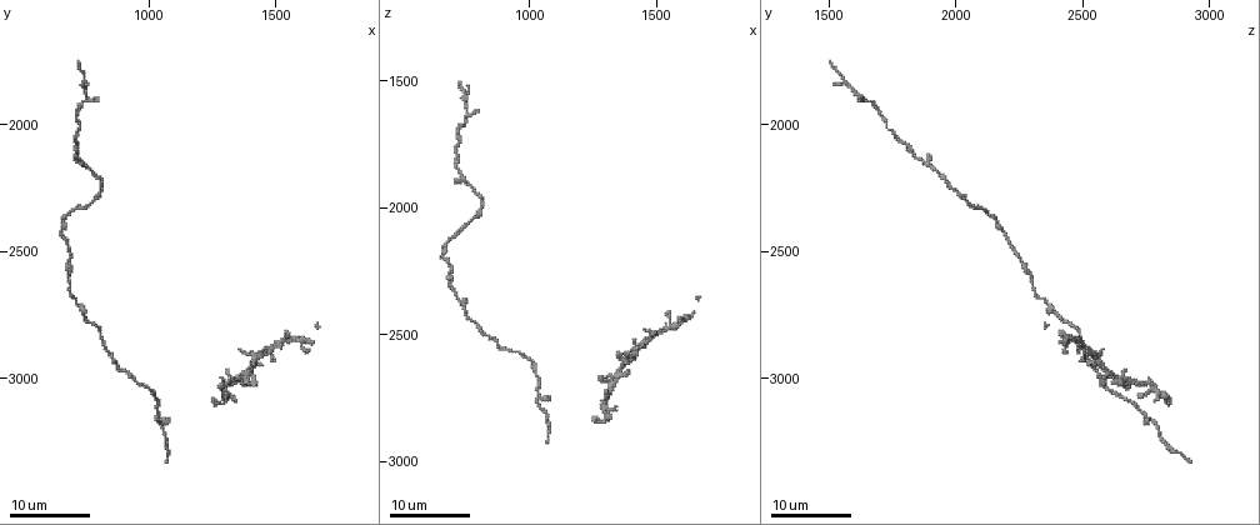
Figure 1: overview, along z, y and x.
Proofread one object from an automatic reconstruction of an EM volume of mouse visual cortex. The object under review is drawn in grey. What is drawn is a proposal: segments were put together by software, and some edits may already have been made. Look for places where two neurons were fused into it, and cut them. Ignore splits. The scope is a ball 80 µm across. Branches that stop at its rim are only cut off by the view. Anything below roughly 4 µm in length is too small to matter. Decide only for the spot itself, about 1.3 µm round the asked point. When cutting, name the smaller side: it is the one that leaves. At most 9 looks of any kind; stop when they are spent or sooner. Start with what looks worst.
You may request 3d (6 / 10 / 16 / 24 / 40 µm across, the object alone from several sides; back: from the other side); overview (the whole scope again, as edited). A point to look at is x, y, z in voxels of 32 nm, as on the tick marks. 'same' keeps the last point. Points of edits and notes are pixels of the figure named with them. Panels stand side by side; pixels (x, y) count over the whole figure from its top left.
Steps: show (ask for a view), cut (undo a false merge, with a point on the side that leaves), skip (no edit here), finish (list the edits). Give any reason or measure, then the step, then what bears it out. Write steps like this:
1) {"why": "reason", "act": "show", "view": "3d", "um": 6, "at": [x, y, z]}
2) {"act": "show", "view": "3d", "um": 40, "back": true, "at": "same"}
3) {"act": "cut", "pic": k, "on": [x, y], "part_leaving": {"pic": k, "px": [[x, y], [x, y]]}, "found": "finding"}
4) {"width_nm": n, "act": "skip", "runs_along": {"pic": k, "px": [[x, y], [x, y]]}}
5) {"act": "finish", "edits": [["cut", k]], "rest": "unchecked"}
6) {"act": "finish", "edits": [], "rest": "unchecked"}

{"why": "arms part here", "act": "show", "view": "3d", "um": 24, "at": [1050, 3170, 2750]}

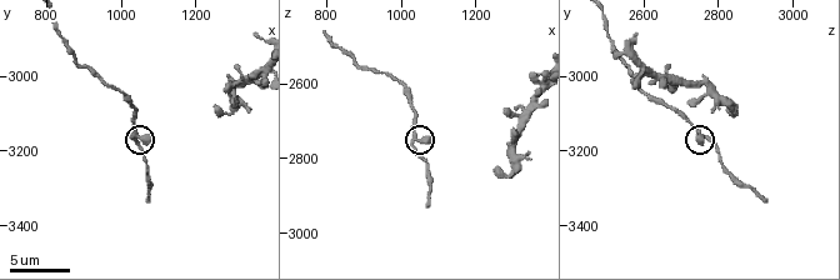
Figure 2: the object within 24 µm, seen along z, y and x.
{"why": "zoom in", "act": "show", "view": "3d", "um": 10, "at": [1040, 3160, 2750]}

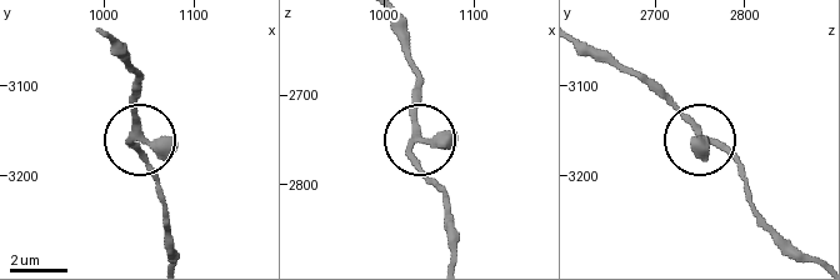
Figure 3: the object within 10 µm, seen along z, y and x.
{"act": "skip", "runs_along": {"pic": 3, "px": [[393, 26], [414, 70], [414, 155], [440, 189]]}, "found": "all the same neuron"}

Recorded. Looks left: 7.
{"act": "show", "view": "3d", "um": 16, "at": [800, 2800, 2470]}

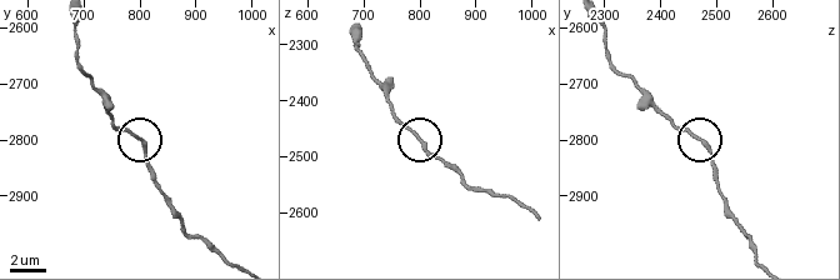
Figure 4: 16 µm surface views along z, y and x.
{"act": "show", "view": "3d", "um": 6, "at": [795, 2795, 2460]}

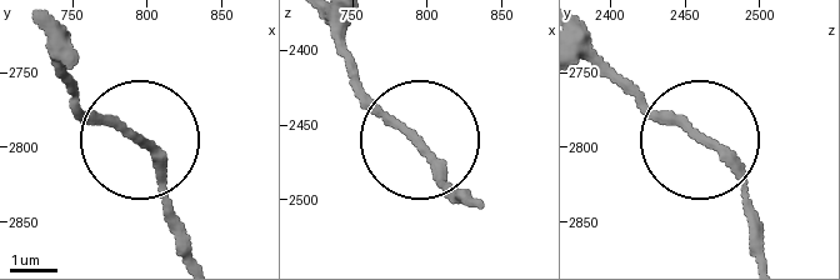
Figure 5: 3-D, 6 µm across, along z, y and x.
{"width_nm": 180, "act": "skip", "found": "all the same neuron"}

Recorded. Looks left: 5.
{"why": "sudden change in width", "act": "show", "view": "3d", "um": 16, "at": [680, 2600, 2290]}

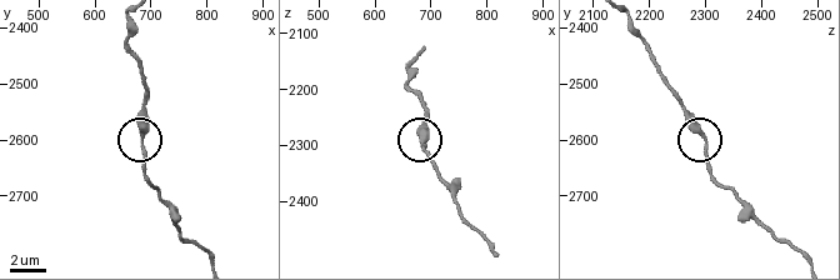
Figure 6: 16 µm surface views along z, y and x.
{"why": "closer look", "act": "show", "view": "3d", "um": 10, "at": [690, 2605, 2300]}

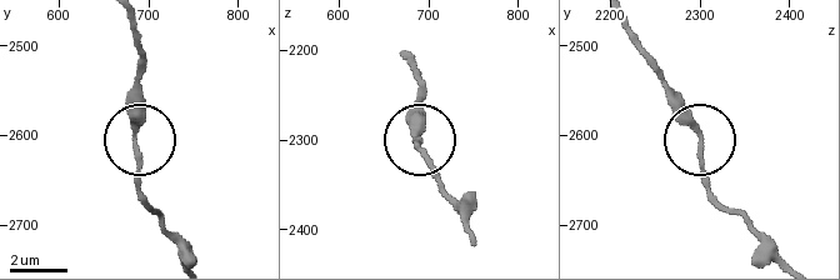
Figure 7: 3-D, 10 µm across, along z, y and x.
{"act": "skip", "runs_along": {"pic": 7, "px": [[781, 255], [718, 198], [694, 119], [663, 79]]}, "found": "continuous, no second neuron"}

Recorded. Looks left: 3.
{"why": "thick turns thin", "act": "show", "view": "3d", "um": 16, "at": [720, 2120, 1850]}

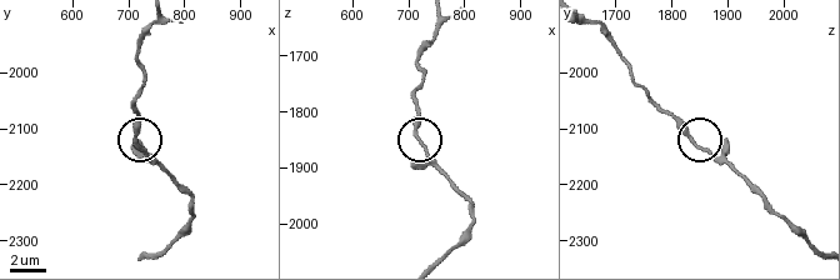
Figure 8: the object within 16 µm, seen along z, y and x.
{"why": "zoom in", "act": "show", "view": "3d", "um": 10, "at": [715, 2125, 1840]}

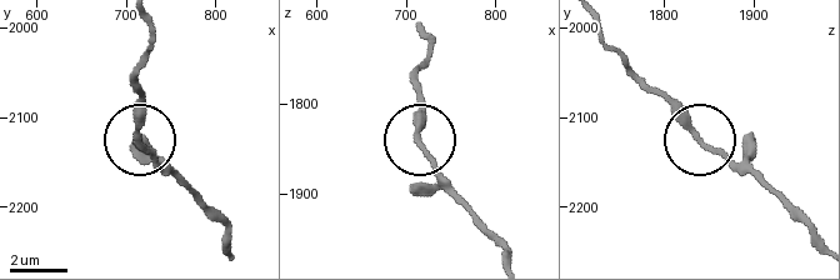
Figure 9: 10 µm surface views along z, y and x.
{"act": "skip", "runs_along": {"pic": 9, "px": [[505, 254], [421, 141], [419, 85]]}, "found": "all the same neuron"}

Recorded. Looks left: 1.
{"act": "finish", "edits": [], "rest": "unchecked"}

